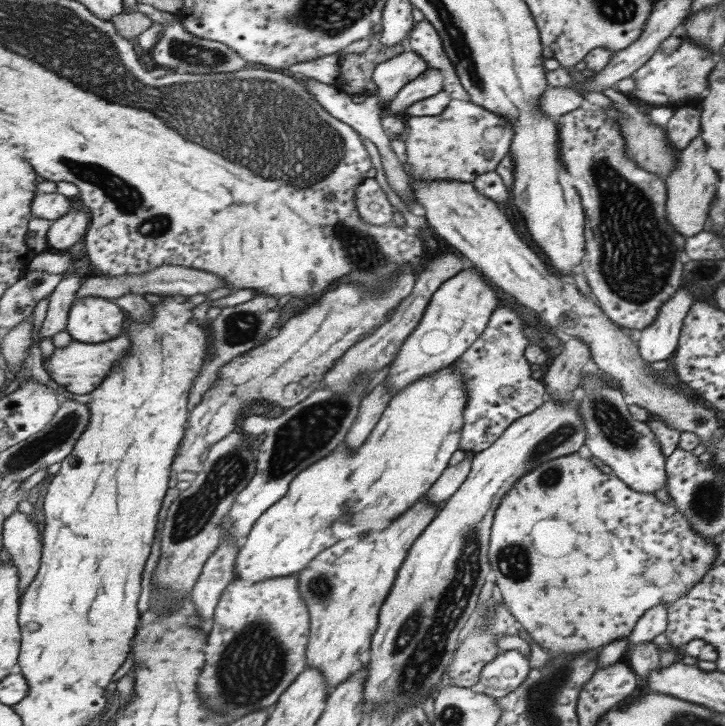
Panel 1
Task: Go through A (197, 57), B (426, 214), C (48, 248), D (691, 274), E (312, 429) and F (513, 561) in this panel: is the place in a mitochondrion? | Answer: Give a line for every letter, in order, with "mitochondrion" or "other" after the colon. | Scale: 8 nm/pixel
A: mitochondrion
B: other
C: other
D: mitochondrion
E: mitochondrion
F: mitochondrion

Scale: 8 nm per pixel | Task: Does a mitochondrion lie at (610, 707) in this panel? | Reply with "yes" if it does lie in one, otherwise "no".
no

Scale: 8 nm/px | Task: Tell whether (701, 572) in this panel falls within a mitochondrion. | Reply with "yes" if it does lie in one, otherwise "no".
no

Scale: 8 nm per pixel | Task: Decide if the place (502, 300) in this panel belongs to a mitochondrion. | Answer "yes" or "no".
no

